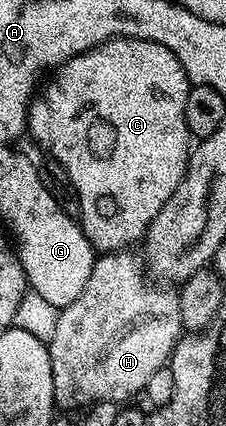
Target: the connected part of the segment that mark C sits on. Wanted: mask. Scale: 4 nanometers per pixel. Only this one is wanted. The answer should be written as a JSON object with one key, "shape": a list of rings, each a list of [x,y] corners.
{"shape":[[[109,39],[107,43],[102,43],[99,47],[94,47],[91,51],[86,51],[82,55],[72,57],[68,62],[63,63],[49,76],[50,84],[46,87],[46,92],[39,94],[30,100],[30,112],[26,118],[29,138],[34,138],[46,152],[49,158],[56,160],[64,169],[68,169],[68,177],[72,177],[74,195],[78,199],[78,207],[82,210],[80,222],[82,231],[88,237],[88,241],[98,253],[109,253],[111,251],[125,251],[133,248],[134,242],[141,240],[147,229],[152,225],[156,213],[164,209],[164,201],[176,193],[176,185],[186,172],[186,166],[190,163],[190,152],[192,150],[192,136],[188,125],[184,121],[184,105],[188,105],[188,93],[192,86],[189,77],[184,73],[184,65],[172,53],[172,49],[164,49],[156,41],[144,41],[143,39]]]}

